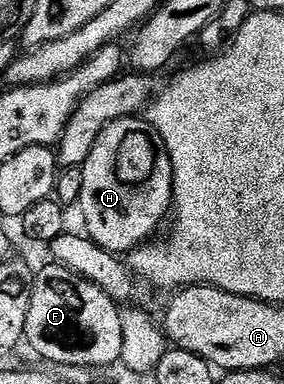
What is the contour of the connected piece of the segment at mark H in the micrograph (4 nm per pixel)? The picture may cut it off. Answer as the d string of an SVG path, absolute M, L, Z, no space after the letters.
M135 116L132 118L121 118L115 122L109 122L104 128L104 132L100 132L100 136L96 140L96 144L92 148L92 152L88 156L88 160L80 167L82 174L82 191L79 192L78 198L82 201L82 218L86 221L85 233L95 242L101 250L108 250L111 254L119 256L129 255L138 249L139 246L149 243L155 237L154 234L158 230L158 225L162 221L167 221L168 215L171 213L174 205L174 173L172 172L172 160L166 151L166 142L154 131L154 125L145 117Z

